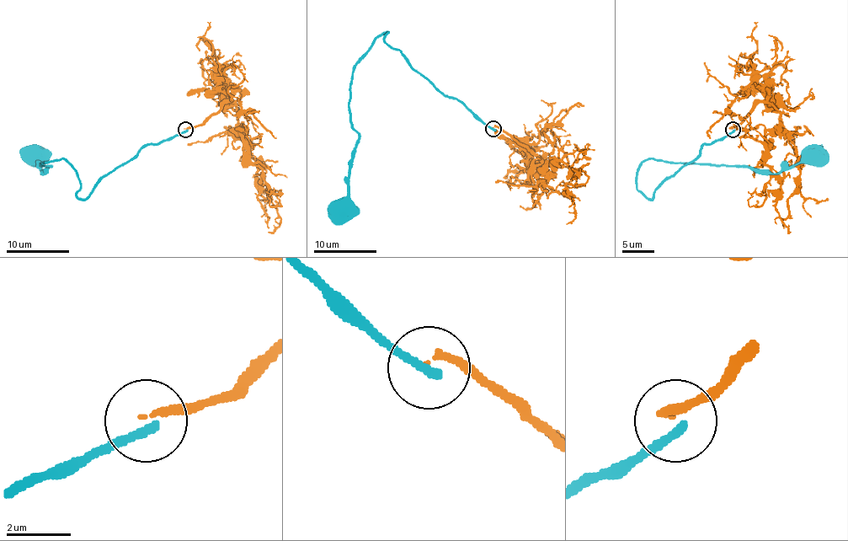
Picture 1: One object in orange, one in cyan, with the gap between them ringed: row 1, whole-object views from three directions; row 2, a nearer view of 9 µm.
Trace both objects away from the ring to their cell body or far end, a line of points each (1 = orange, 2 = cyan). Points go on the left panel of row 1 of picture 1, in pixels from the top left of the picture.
1: (184, 129), (204, 124), (227, 102), (235, 105), (243, 151), (267, 183), (267, 196), (280, 220), (269, 233)
2: (184, 131), (144, 146), (84, 198), (68, 162), (48, 162), (43, 173), (32, 156)

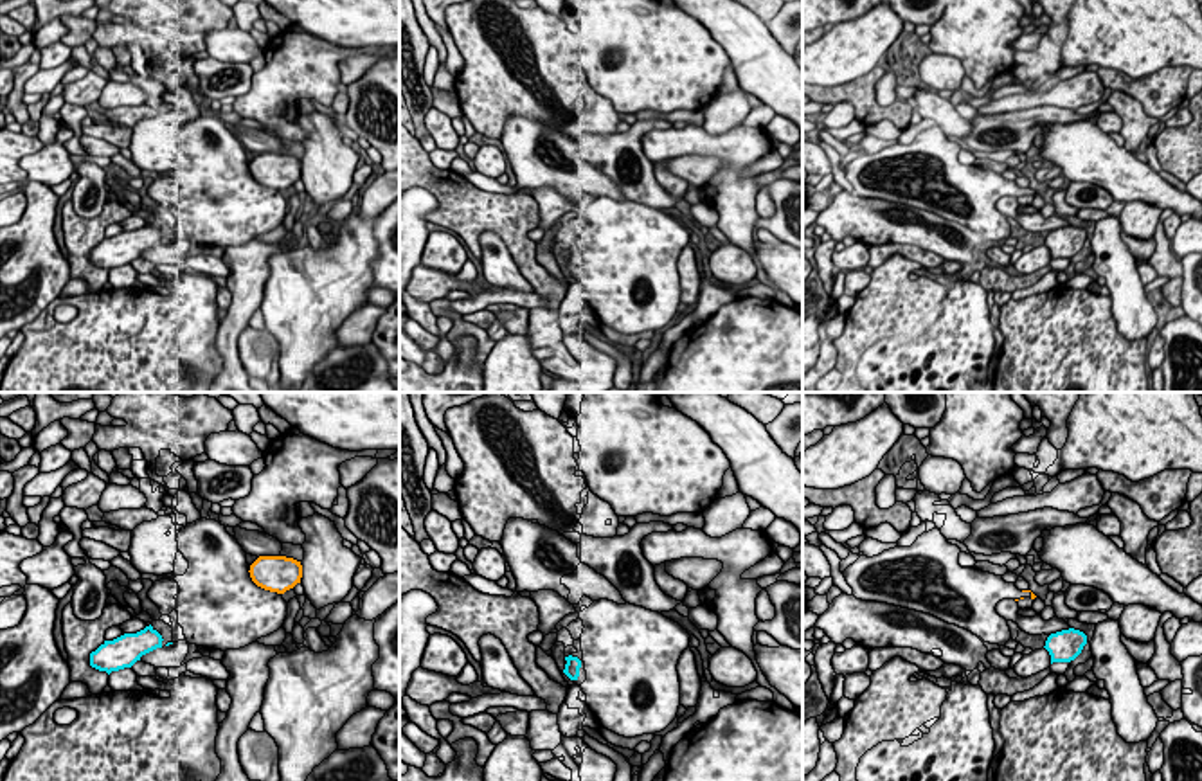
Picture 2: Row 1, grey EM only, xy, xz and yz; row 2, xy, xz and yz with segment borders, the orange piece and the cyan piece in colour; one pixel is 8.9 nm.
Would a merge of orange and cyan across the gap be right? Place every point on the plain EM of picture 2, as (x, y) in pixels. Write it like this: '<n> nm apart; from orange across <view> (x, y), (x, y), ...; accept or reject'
900 nm apart; from orange across xy (252, 177), (171, 240); accept

